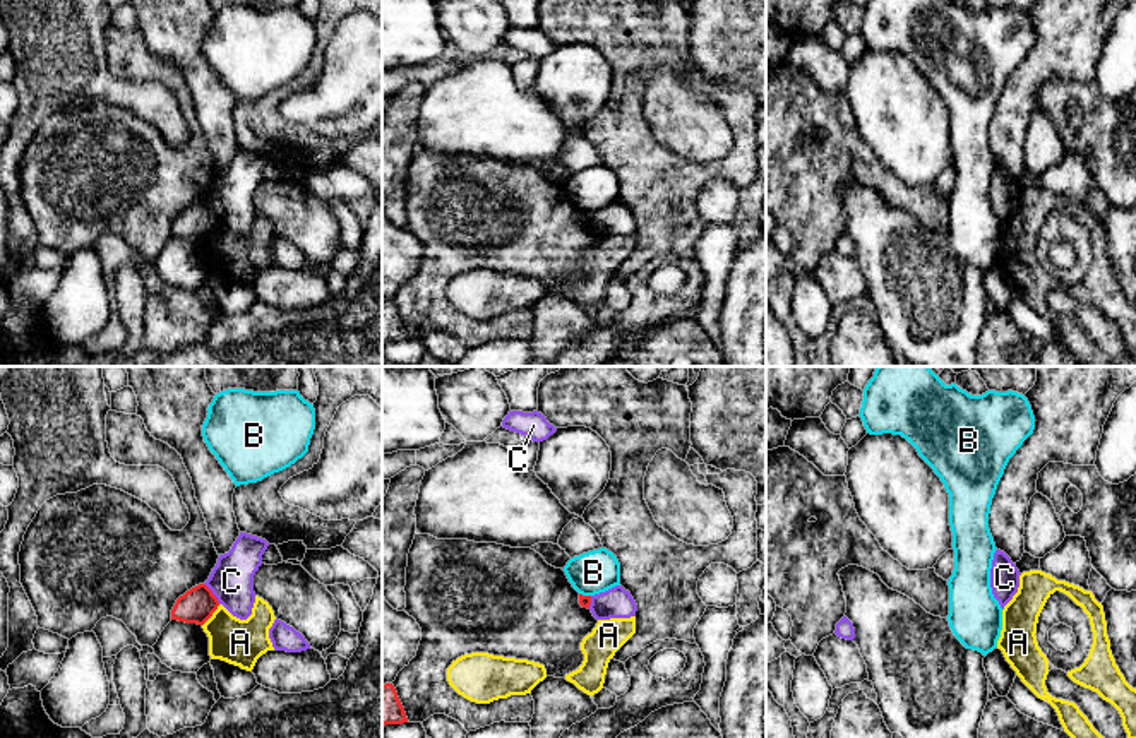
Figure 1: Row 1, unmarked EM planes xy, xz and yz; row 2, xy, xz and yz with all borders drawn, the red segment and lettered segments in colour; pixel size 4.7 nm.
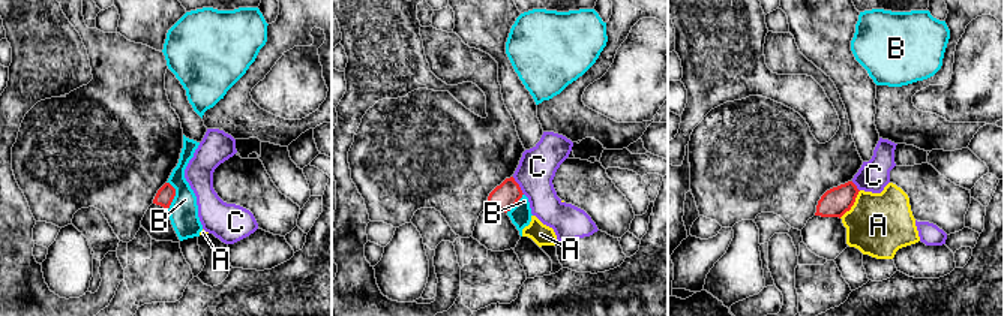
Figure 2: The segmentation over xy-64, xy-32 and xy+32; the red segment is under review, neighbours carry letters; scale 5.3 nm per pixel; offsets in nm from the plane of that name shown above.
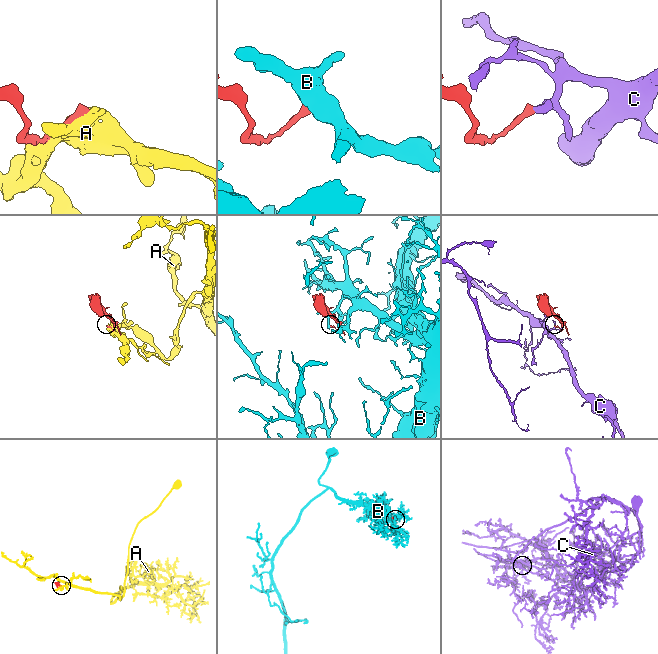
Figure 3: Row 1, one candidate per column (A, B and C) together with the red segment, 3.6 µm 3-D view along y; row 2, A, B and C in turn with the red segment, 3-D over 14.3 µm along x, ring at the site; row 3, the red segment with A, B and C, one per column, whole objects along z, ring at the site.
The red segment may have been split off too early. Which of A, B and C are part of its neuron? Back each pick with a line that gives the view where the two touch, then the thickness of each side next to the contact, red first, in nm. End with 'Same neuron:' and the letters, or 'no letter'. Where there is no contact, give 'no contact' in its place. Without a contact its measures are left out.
Same neuron: no letter

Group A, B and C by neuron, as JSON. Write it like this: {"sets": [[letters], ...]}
{"sets": [["A"], ["B"], ["C"]]}

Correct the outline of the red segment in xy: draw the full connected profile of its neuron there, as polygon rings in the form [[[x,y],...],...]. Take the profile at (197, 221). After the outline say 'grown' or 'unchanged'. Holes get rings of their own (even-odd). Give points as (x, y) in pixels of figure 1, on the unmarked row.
[[[206,200],[180,212],[171,226],[171,236],[204,241],[218,226],[219,217]]]; unchanged

